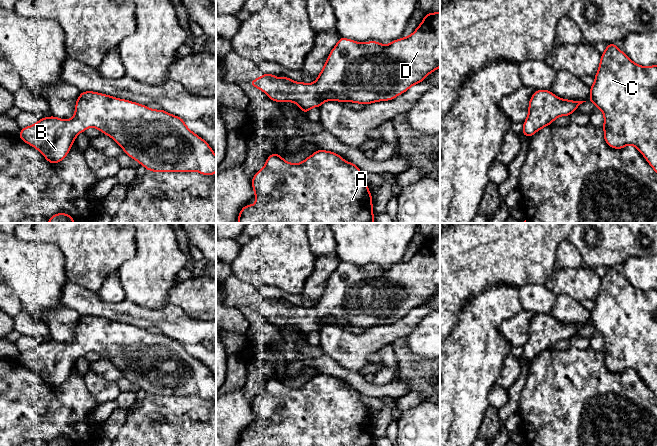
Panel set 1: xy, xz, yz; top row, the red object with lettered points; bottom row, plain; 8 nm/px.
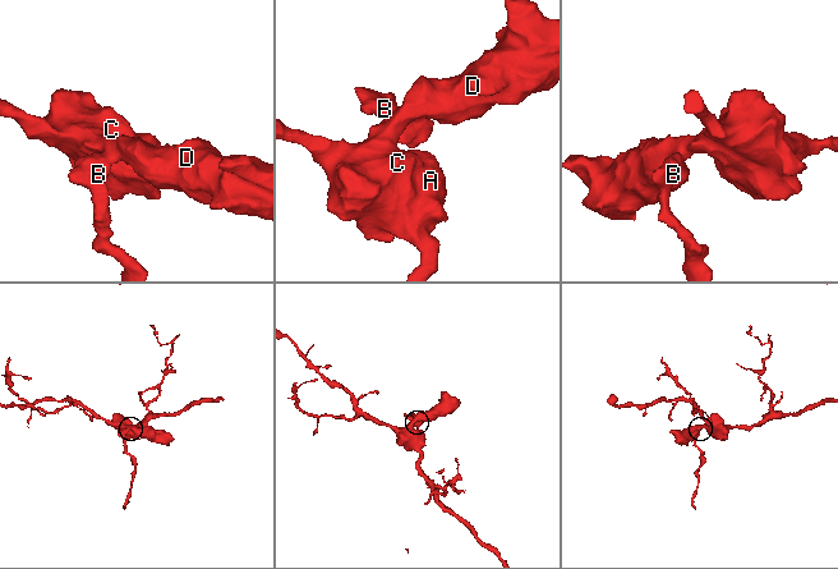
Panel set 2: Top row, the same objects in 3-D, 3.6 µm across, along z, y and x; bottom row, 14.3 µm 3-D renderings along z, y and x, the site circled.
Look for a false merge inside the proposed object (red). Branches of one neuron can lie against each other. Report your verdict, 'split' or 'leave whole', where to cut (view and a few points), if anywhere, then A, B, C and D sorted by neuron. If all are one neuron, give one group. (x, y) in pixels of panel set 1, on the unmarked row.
leave whole; cut none; groups A B C D

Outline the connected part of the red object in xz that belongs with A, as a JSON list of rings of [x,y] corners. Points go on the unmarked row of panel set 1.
[[[315,375],[299,388],[289,387],[273,377],[251,407],[256,426],[241,433],[238,446],[374,446],[372,418],[361,402],[360,392],[331,375]]]

